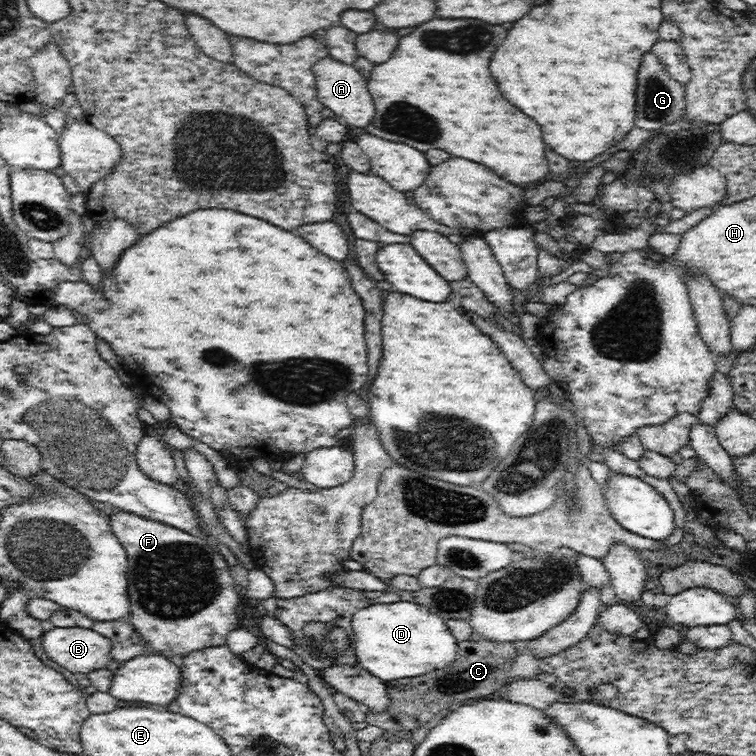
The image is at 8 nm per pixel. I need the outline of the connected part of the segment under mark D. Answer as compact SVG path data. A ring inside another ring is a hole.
M398 601L392 603L372 603L357 610L351 618L354 631L354 648L358 664L370 670L374 676L383 681L422 676L430 670L446 668L457 657L457 640L447 627L445 620L431 608L414 602Z

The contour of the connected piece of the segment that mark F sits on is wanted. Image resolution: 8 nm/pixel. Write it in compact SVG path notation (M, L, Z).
M128 511L113 512L109 518L109 525L128 554L132 614L127 619L134 625L138 635L146 641L146 646L154 648L154 653L170 659L172 656L185 657L201 648L227 644L229 632L241 626L238 604L243 595L230 575L229 564L219 550L208 543L205 536L192 535L169 524Z

